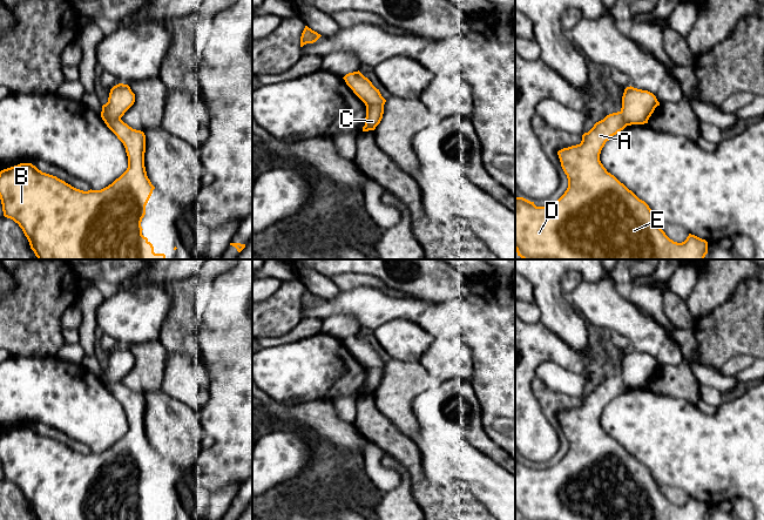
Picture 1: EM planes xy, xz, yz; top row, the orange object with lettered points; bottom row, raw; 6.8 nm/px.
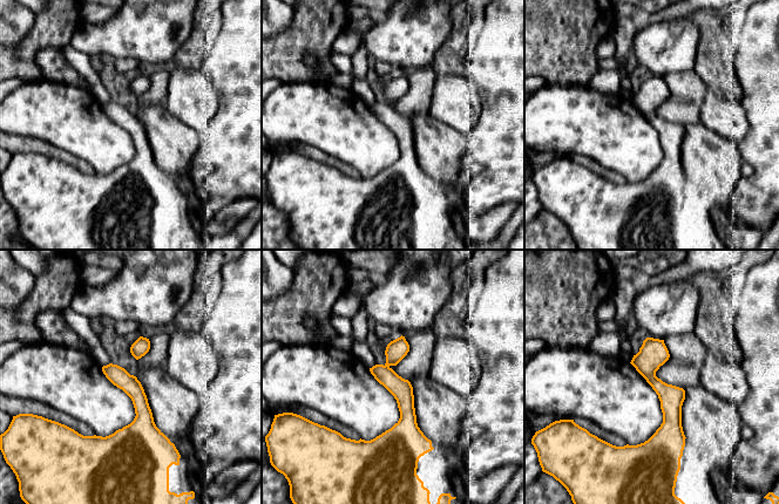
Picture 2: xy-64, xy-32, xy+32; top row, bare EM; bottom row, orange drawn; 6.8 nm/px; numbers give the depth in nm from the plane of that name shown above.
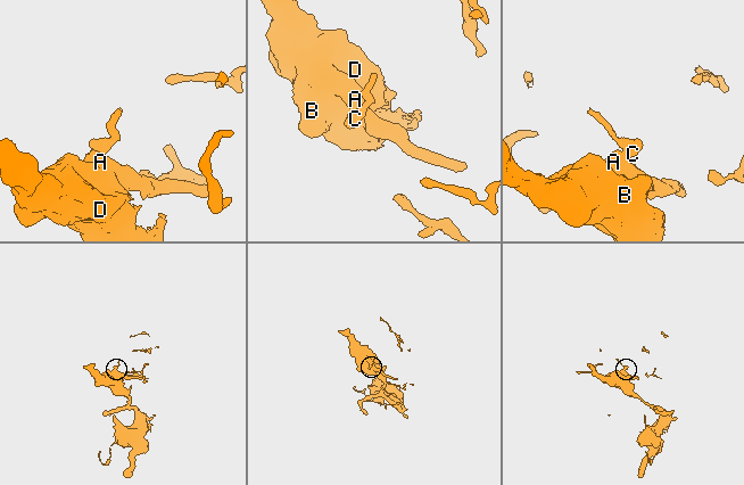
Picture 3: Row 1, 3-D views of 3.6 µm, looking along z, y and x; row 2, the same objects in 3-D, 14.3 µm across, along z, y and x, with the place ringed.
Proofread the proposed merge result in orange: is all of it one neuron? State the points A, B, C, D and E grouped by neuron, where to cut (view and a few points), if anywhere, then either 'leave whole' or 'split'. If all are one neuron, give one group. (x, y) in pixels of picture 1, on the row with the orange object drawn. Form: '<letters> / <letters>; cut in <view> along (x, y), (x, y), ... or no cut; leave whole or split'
A B D E / C; cut in xy along (101, 115), (120, 119); split

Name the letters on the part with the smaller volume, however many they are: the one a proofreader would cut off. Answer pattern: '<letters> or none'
C

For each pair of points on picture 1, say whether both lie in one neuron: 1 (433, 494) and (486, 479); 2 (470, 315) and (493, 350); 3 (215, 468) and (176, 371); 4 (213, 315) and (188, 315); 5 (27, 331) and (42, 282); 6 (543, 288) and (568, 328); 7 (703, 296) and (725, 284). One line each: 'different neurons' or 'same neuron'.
1: different neurons
2: same neuron
3: different neurons
4: different neurons
5: same neuron
6: same neuron
7: same neuron

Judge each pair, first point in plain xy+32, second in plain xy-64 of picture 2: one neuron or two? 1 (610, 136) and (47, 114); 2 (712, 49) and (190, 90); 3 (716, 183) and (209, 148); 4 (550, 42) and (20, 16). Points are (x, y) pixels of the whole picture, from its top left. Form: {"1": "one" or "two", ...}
{"1": "one", "2": "two", "3": "two", "4": "two"}

